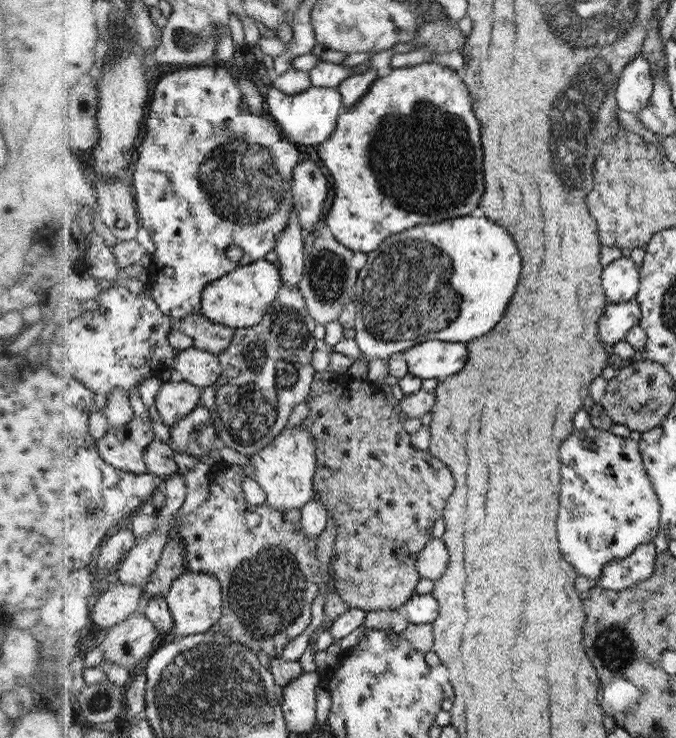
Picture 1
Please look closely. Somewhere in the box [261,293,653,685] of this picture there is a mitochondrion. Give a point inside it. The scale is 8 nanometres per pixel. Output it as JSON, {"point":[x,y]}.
{"point":[614,645]}

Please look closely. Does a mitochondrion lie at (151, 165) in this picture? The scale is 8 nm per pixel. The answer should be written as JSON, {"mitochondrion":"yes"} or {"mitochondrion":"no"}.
{"mitochondrion":"no"}

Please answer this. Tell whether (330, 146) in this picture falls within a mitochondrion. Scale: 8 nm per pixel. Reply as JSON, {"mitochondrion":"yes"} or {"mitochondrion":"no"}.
{"mitochondrion":"no"}

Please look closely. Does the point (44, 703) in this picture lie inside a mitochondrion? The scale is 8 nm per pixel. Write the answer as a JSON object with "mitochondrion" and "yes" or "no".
{"mitochondrion":"no"}

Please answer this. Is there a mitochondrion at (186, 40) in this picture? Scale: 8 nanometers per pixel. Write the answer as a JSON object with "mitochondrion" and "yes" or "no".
{"mitochondrion":"yes"}

